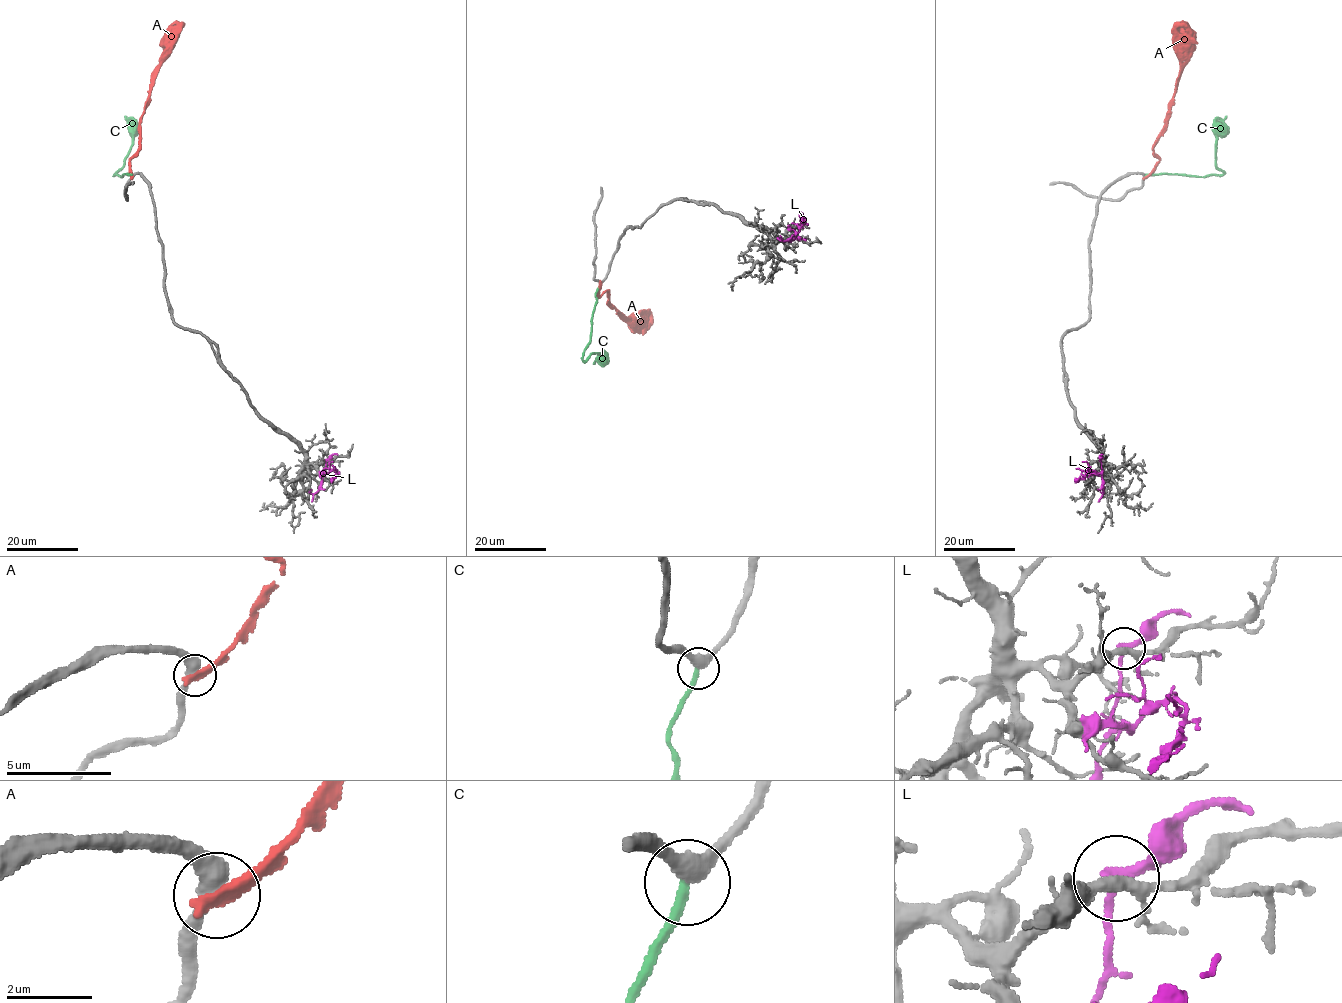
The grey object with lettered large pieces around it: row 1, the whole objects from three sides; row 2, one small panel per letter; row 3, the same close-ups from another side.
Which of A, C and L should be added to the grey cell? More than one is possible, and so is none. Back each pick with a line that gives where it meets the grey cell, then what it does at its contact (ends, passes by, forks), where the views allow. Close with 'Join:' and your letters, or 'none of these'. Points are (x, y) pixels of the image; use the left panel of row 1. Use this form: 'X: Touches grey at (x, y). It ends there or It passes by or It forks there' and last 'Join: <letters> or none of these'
Join: none of these

